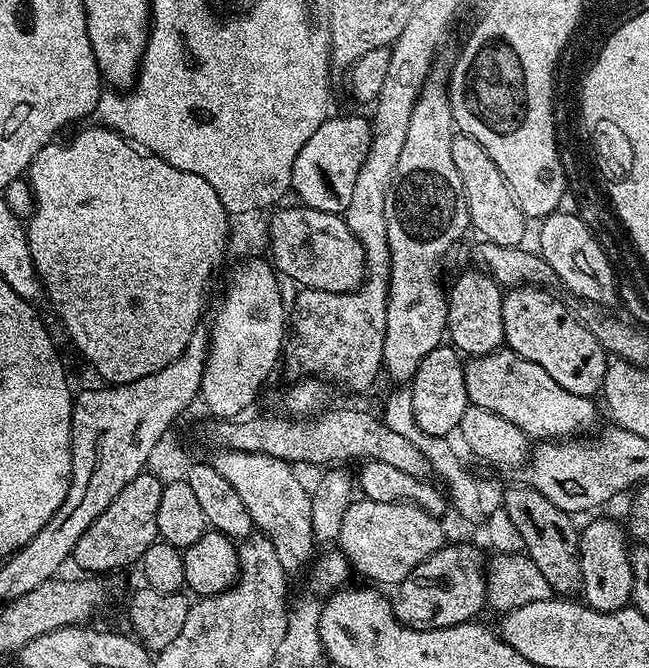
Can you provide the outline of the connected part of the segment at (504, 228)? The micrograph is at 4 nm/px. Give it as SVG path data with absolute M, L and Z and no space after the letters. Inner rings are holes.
M463 134L452 137L450 155L454 157L454 166L458 170L458 178L462 178L462 190L466 194L468 207L468 223L484 235L489 244L519 248L522 236L530 229L529 221L522 214L518 202L514 202L514 194L502 178L502 170L494 166L490 154L482 150L481 144L474 138Z

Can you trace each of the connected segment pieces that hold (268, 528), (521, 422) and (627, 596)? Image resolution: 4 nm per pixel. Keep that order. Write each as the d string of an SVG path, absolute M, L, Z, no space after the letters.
M227 450L215 454L214 463L218 474L222 474L238 498L242 498L242 506L246 506L253 525L274 546L274 554L278 554L278 562L282 562L284 571L295 574L307 562L314 545L310 522L312 497L309 489L304 489L303 482L296 477L297 469L287 460L270 458L266 454Z
M497 350L485 356L471 357L464 365L464 377L469 404L490 410L506 418L506 422L514 422L514 426L533 441L576 438L597 427L597 401L593 397L562 390L562 386L558 386L558 382L554 382L538 362L530 362L517 352Z
M592 520L585 528L583 526L579 539L583 603L599 612L629 607L632 598L632 558L625 529L621 525L619 528L612 520Z

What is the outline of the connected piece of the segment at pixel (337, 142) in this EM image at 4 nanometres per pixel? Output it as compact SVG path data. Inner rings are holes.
M329 115L322 126L314 130L310 142L298 150L298 158L294 158L291 191L300 195L299 203L306 208L343 214L350 206L354 182L358 179L358 170L362 170L362 162L366 162L371 141L372 125L367 115Z

